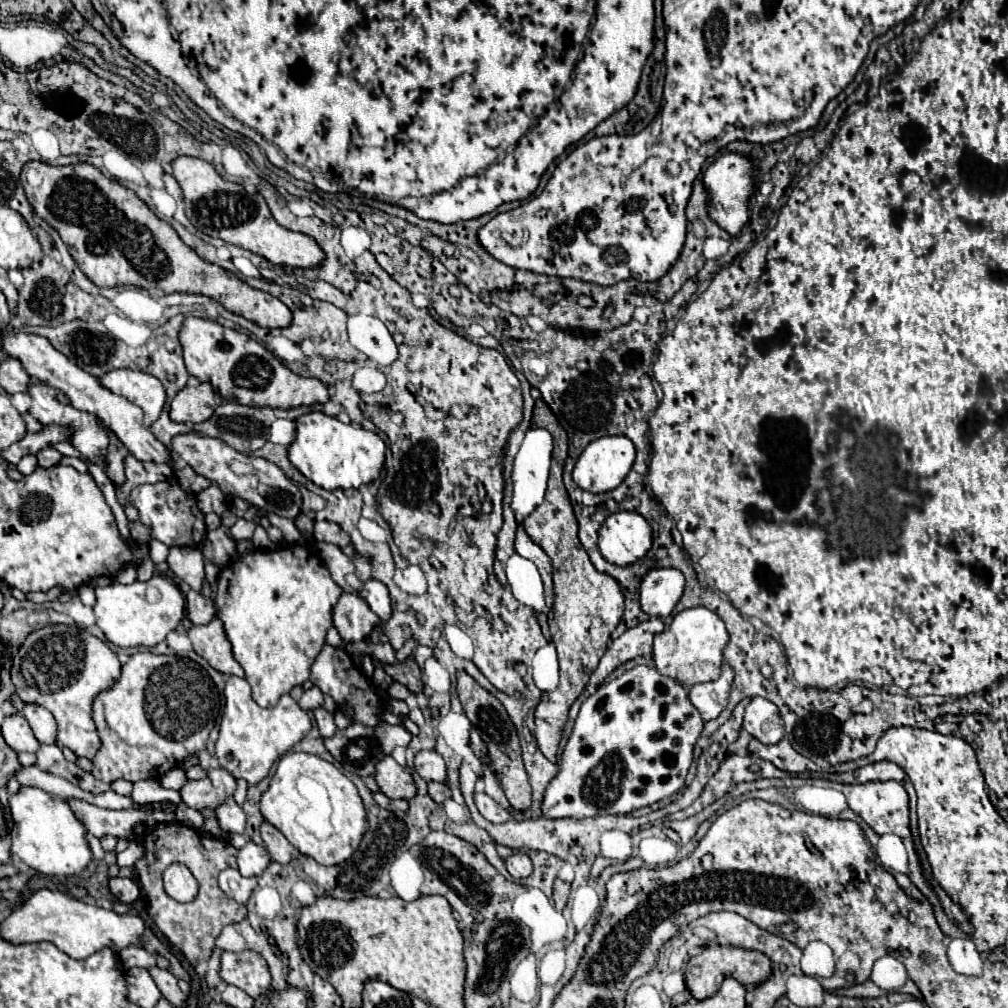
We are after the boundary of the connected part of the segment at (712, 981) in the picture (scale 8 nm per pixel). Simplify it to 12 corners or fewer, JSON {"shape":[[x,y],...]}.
{"shape":[[706,946],[684,966],[696,1000],[718,992],[724,978],[756,986],[770,974],[758,950]]}

